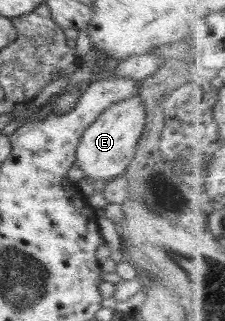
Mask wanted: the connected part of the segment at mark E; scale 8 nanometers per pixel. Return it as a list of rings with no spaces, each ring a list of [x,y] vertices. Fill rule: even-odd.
[[[132,95],[110,104],[82,133],[81,140],[77,144],[76,160],[73,164],[78,165],[84,176],[88,176],[92,181],[102,178],[108,182],[115,179],[116,176],[126,174],[145,125],[145,108],[139,95]]]

